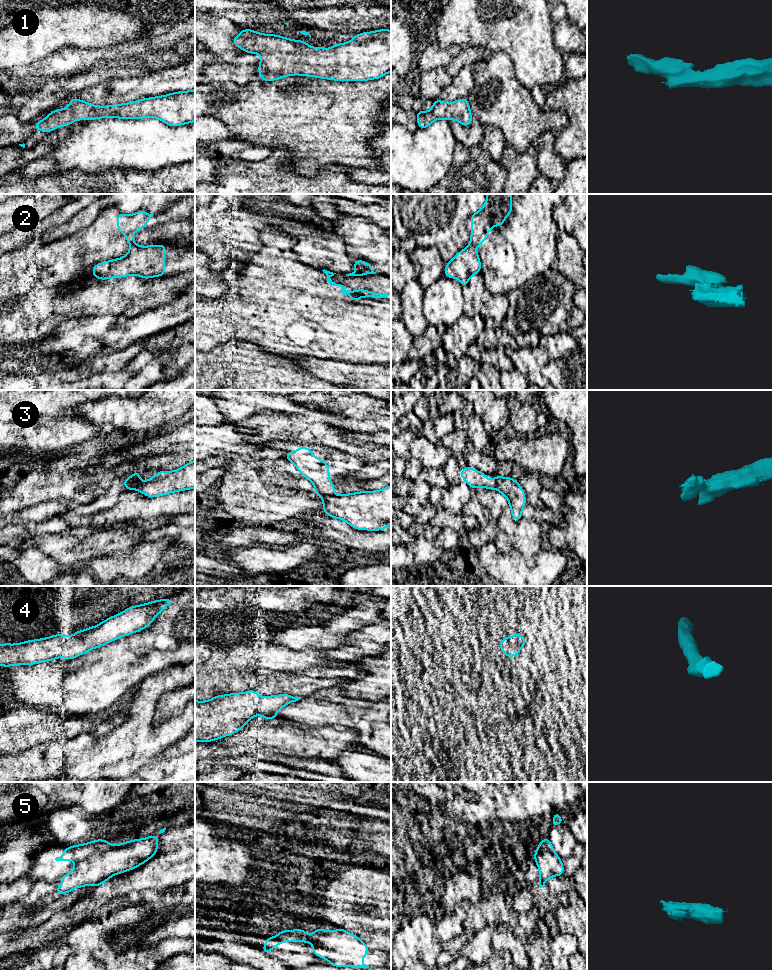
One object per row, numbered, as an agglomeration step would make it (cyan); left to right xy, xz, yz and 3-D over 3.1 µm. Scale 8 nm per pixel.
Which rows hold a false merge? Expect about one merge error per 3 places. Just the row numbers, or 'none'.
2, 3, 5

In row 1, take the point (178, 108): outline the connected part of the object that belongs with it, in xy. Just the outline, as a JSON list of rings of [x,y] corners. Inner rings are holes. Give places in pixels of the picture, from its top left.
[[[195,89],[109,106],[96,106],[77,98],[70,98],[68,107],[50,112],[46,118],[35,123],[34,127],[35,130],[42,130],[46,134],[61,126],[69,126],[76,120],[106,117],[154,117],[172,127],[189,124],[195,121]]]

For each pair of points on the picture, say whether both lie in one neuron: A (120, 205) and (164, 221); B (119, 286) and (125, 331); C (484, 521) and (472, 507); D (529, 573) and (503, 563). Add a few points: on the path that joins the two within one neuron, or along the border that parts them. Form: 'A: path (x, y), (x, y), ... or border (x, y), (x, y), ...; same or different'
A: path (131, 205), (148, 205), (153, 210); same
B: border (148, 308), (133, 315); different
C: path (483, 518), (475, 510); same
D: path (523, 572), (512, 572), (509, 569); same

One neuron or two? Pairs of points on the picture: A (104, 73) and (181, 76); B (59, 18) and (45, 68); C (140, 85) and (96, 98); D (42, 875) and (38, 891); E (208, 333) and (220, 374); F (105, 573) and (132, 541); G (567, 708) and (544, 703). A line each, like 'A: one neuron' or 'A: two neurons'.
A: two neurons
B: two neurons
C: one neuron
D: two neurons
E: two neurons
F: two neurons
G: two neurons

